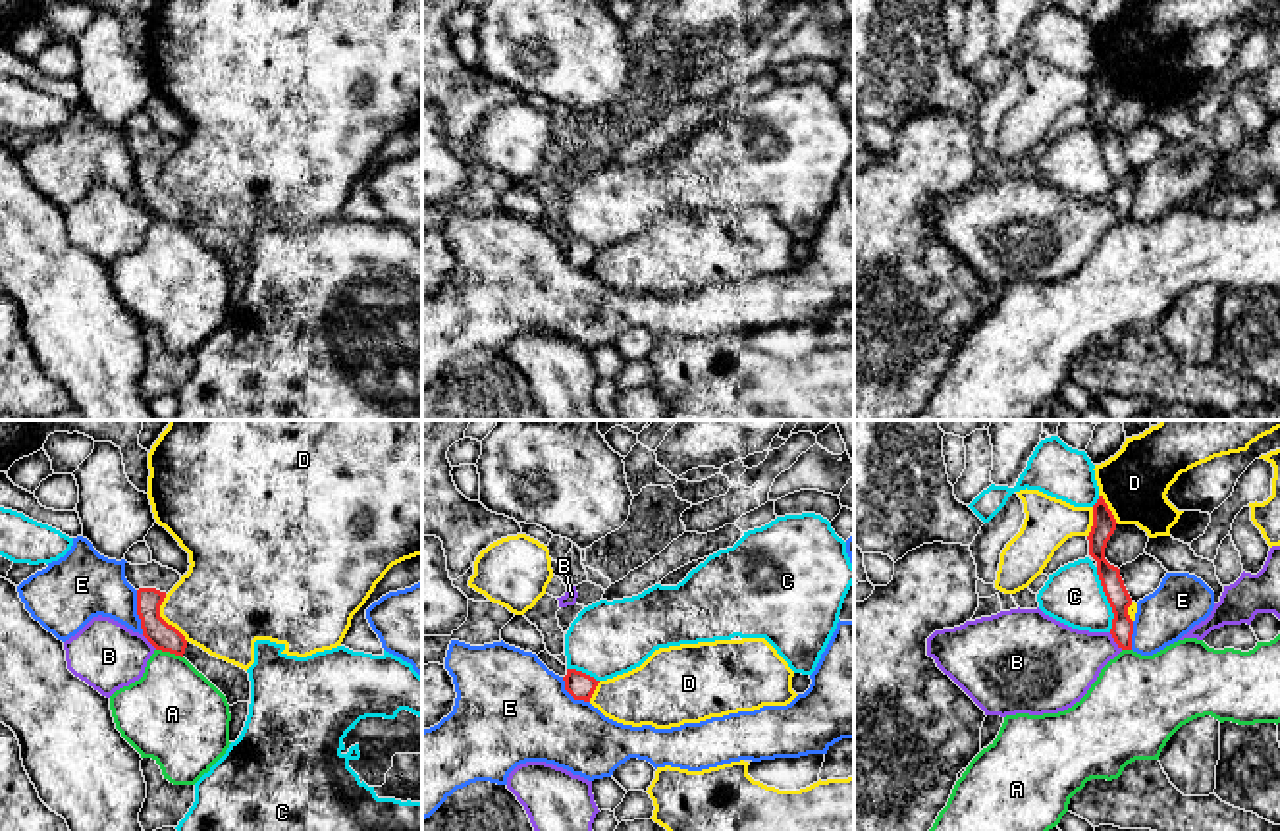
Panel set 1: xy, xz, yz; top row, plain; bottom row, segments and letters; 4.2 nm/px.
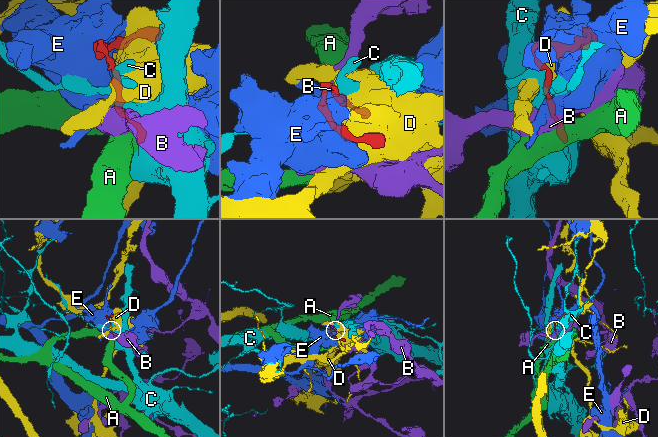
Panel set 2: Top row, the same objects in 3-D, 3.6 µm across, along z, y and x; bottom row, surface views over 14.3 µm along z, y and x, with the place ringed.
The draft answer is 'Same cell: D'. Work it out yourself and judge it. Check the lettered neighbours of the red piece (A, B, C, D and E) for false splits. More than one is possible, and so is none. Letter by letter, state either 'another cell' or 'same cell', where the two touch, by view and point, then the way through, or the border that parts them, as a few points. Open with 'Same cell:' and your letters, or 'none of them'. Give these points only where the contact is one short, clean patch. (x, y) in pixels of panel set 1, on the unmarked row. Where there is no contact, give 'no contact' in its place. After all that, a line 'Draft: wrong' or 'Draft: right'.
Same cell: D
A: another cell; contact xy (170, 220)
B: another cell; contact yz (1115, 209); border yz (1109, 201), (1122, 216)
C: another cell; contact yz (1107, 166)
D: same cell; contact xy (162, 187)
E: another cell; contact xy (137, 180)
Draft: right

